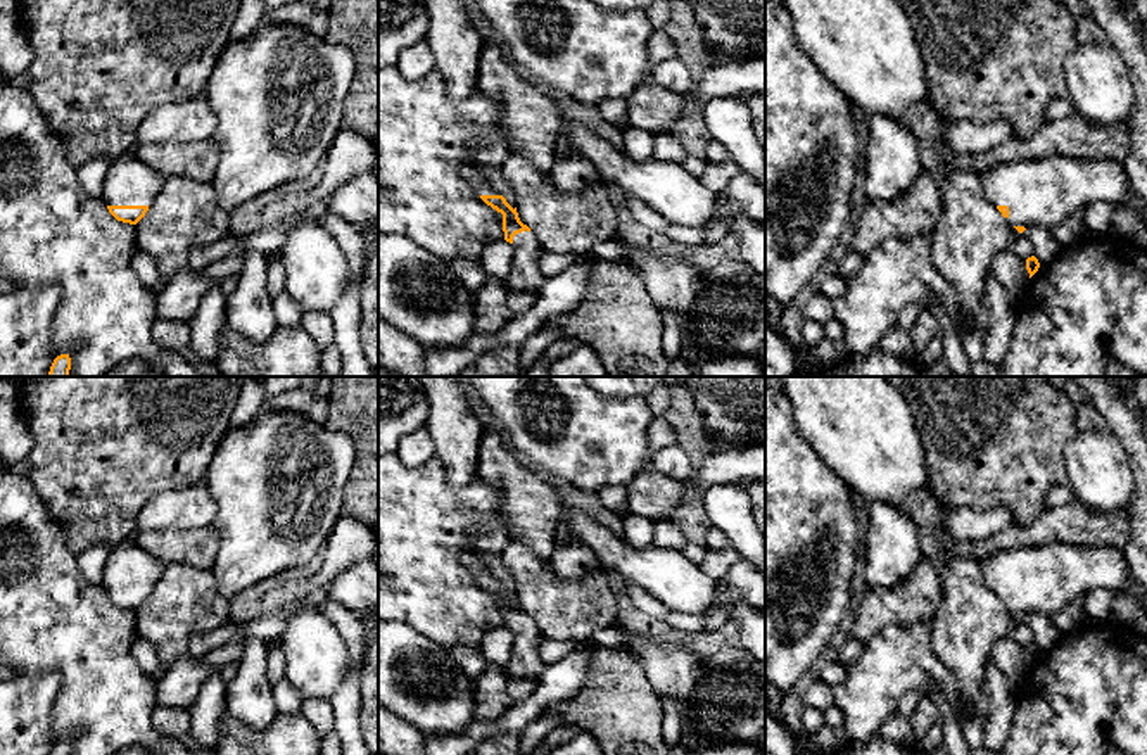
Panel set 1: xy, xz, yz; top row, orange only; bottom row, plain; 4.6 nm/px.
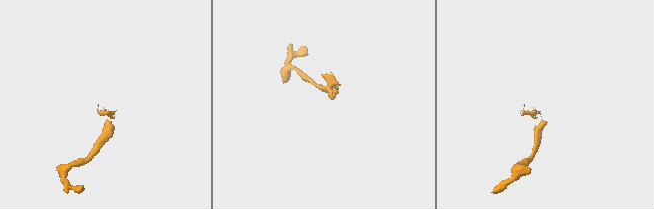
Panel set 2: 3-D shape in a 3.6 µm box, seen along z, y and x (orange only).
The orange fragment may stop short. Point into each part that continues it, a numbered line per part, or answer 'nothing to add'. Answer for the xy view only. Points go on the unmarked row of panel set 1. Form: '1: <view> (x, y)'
1: xy (128, 569)

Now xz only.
1: xz (524, 662)

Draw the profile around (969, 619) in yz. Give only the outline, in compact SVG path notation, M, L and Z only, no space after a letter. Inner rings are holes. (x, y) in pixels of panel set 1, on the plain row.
M950 558L941 601L929 627L933 651L955 676L966 707L979 695L993 644L1007 638L1017 622L985 584L978 563Z

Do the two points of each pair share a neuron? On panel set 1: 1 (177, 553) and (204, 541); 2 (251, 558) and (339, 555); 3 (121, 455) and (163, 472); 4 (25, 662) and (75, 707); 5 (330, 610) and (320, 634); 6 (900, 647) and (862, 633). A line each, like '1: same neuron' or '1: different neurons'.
1: same neuron
2: different neurons
3: same neuron
4: same neuron
5: different neurons
6: different neurons

